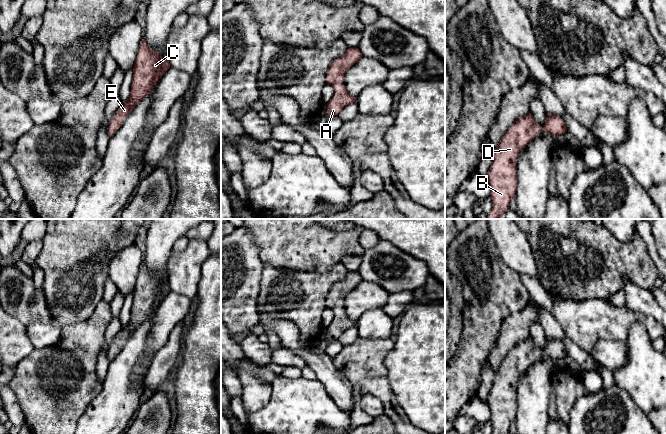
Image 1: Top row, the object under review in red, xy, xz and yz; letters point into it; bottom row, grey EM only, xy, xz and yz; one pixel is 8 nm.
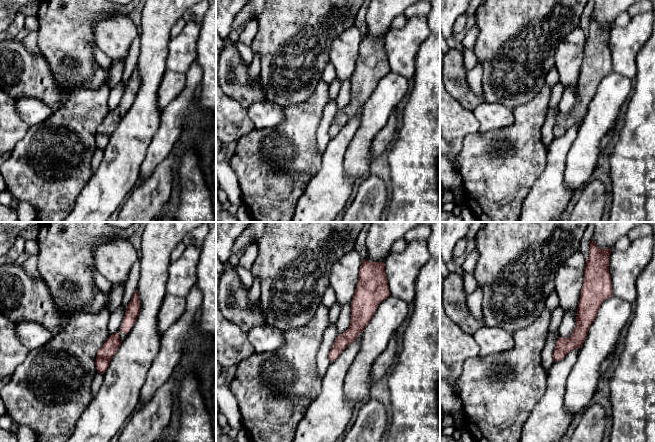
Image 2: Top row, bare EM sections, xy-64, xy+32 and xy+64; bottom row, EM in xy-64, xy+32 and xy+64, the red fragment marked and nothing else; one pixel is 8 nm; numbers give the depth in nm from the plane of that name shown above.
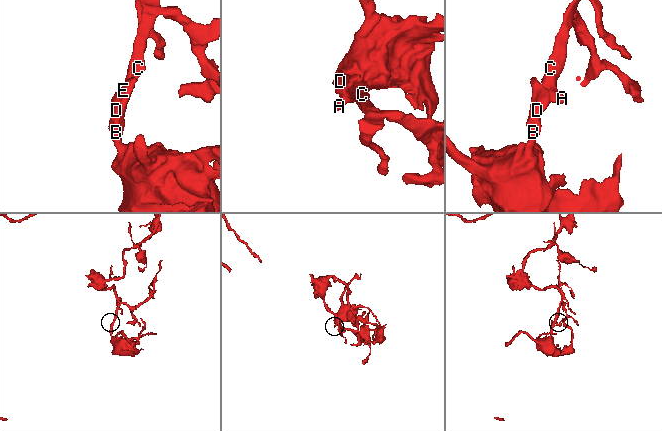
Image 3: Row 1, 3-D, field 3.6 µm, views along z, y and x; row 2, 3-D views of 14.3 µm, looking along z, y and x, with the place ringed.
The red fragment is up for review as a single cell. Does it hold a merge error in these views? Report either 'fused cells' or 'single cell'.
single cell

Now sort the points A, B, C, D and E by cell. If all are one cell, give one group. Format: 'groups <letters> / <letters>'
groups A B C D E

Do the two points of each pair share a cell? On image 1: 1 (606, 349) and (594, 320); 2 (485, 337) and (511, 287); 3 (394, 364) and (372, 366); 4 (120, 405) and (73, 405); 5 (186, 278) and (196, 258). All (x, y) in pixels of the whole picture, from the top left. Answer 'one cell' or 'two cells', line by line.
1: two cells
2: one cell
3: two cells
4: two cells
5: one cell

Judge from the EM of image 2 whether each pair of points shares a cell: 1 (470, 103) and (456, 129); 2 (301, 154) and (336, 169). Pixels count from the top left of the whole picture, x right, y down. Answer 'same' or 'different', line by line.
1: different
2: different

